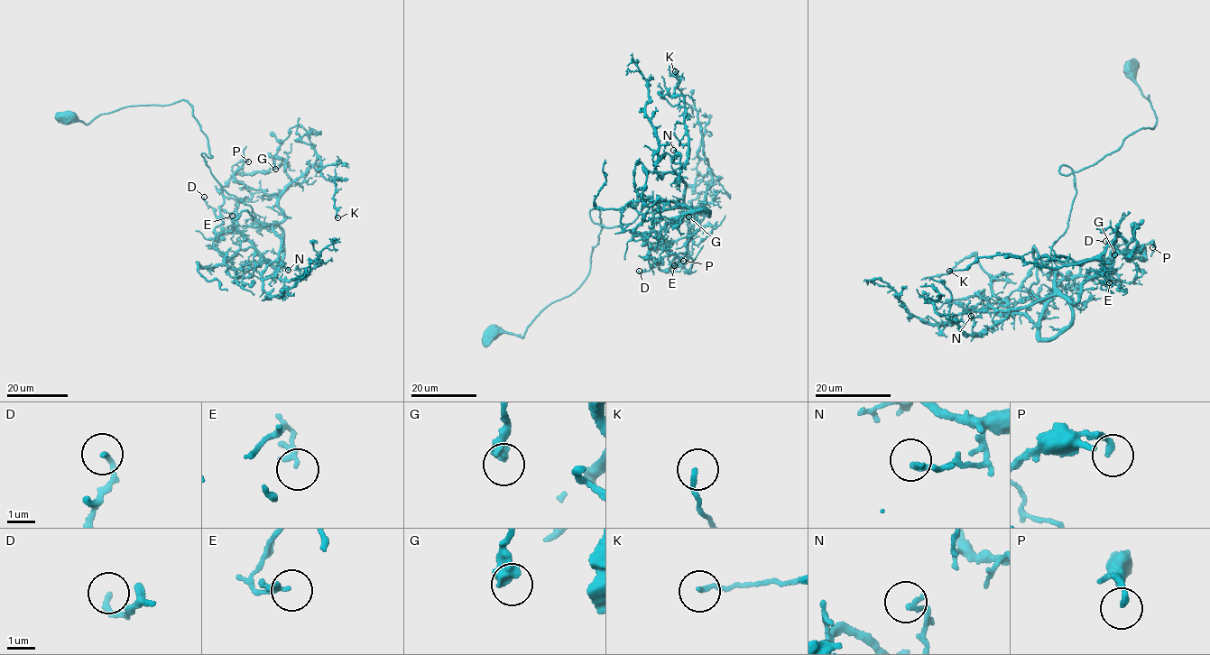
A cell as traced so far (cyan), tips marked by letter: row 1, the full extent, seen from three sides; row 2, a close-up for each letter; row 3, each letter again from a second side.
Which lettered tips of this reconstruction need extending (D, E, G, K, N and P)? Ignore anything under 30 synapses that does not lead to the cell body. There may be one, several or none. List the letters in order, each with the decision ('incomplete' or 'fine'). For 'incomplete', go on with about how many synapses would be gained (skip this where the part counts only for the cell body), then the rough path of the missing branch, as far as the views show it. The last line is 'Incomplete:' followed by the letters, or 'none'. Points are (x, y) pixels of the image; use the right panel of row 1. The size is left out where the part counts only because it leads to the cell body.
D: fine
E: fine
G: fine
K: fine
N: fine
P: fine
Incomplete: none

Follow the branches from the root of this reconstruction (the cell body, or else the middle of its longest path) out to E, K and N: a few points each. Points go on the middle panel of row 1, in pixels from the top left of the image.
E: (493, 335), (523, 336), (582, 285), (593, 209), (607, 228), (651, 202), (711, 213), (662, 229), (674, 265)
K: (493, 335), (523, 336), (582, 285), (589, 210), (612, 228), (651, 202), (702, 207), (708, 161), (675, 71)
N: (493, 335), (523, 336), (582, 285), (589, 210), (612, 228), (682, 202), (683, 179), (656, 170), (673, 150)

